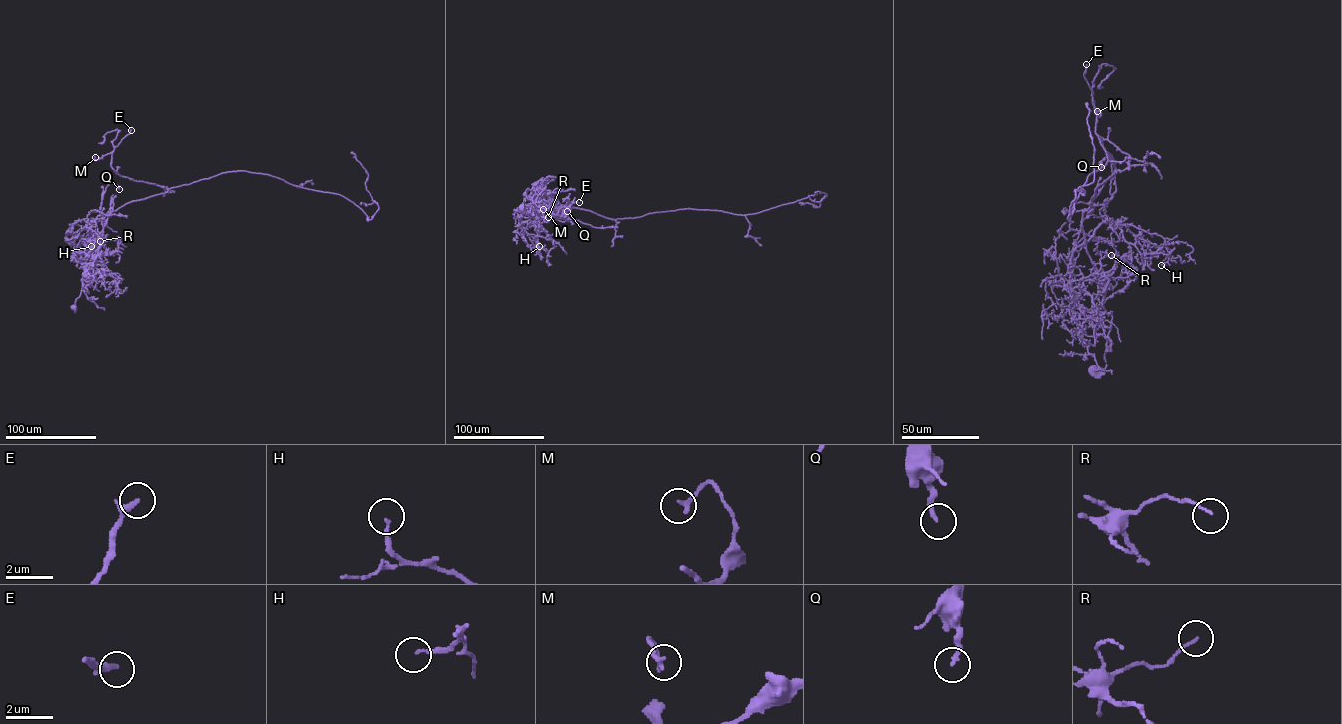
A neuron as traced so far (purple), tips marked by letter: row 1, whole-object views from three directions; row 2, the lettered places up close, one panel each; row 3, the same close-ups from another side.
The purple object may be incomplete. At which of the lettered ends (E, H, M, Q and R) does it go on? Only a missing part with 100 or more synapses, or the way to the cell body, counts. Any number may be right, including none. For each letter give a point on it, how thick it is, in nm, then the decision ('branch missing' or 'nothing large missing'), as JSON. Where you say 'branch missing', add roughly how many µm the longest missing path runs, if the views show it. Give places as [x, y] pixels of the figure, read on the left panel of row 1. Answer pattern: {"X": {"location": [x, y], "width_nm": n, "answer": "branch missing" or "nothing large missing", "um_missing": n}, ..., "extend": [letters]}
{"E": {"location": [131, 130], "width_nm": 320, "answer": "nothing large missing"}, "H": {"location": [91, 246], "width_nm": 130, "answer": "nothing large missing"}, "M": {"location": [95, 157], "width_nm": 220, "answer": "nothing large missing"}, "Q": {"location": [119, 189], "width_nm": 200, "answer": "nothing large missing"}, "R": {"location": [100, 241], "width_nm": 100, "answer": "nothing large missing"}, "extend": []}

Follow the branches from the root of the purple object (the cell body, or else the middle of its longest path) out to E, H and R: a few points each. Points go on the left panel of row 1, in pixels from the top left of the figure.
E: (74, 307), (95, 241), (110, 213), (131, 201), (169, 191), (121, 176), (111, 166), (114, 148), (131, 130)
H: (74, 307), (99, 234), (94, 222), (78, 220), (75, 222), (98, 238), (91, 246)
R: (74, 307), (80, 293), (81, 279), (91, 262), (90, 252), (102, 254), (97, 250), (96, 241), (100, 241)

